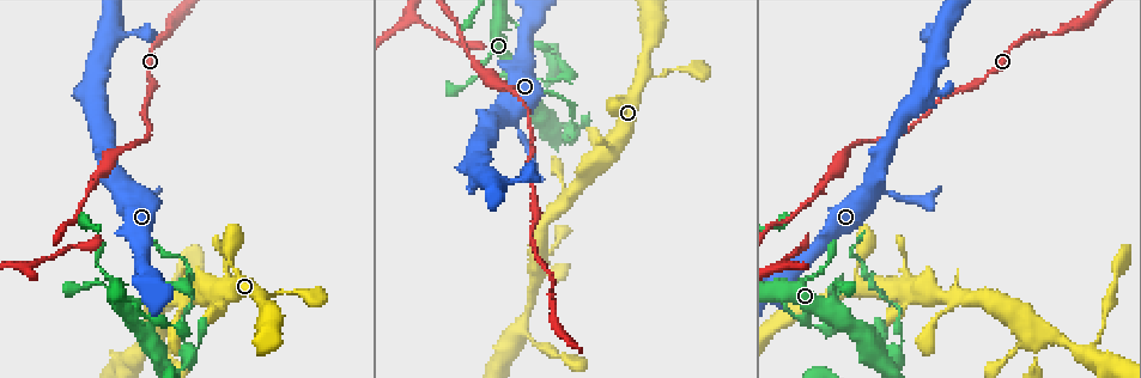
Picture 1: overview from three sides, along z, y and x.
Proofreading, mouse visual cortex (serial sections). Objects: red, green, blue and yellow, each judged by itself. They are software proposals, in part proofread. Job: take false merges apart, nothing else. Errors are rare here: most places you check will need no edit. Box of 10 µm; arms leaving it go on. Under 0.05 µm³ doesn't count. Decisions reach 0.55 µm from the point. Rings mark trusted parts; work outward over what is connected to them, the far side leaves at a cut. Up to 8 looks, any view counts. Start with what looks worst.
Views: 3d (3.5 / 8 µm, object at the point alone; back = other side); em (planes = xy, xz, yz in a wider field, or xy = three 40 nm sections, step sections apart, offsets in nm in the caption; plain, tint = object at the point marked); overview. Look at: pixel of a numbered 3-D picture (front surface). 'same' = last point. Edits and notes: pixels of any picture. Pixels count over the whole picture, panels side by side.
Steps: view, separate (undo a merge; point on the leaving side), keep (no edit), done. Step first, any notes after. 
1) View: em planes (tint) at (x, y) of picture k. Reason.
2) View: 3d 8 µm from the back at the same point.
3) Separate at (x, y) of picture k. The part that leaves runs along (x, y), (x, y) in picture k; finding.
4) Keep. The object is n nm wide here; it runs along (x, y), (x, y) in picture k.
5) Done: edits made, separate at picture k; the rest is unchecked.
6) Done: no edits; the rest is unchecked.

View: 3d 3.5 µm at (185, 343) of picture 1. Thick turns thin.

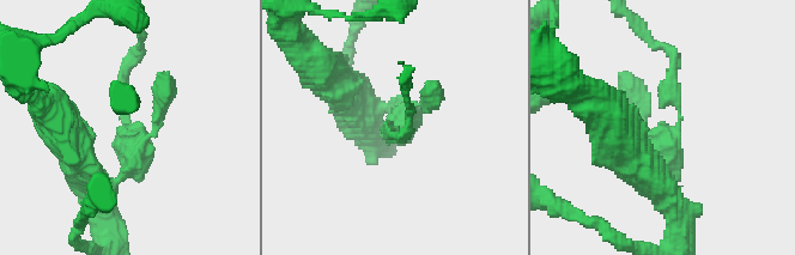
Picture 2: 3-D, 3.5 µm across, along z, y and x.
View: em xy step 1 (tint) at (128, 117) of picture 2.

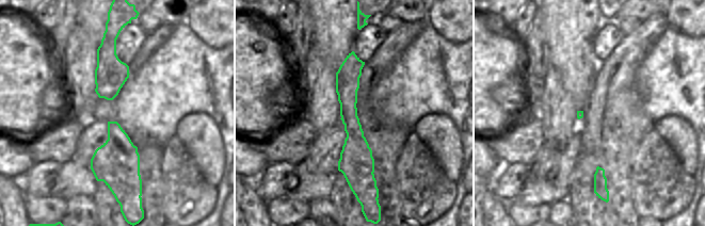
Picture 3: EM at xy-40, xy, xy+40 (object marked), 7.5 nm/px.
View: em xy step 2 (tint) at the same point.

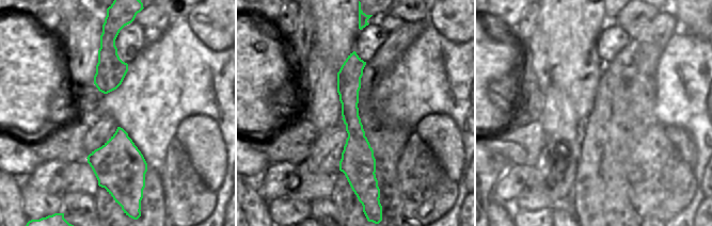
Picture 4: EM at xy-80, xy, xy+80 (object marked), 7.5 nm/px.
Separate at (665, 84) of picture 2. The part that leaves runs along (661, 150), (679, 120), (667, 47) in picture 2; a second cell is stuck on.

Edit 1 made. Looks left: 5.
View: overview. See it whole again.

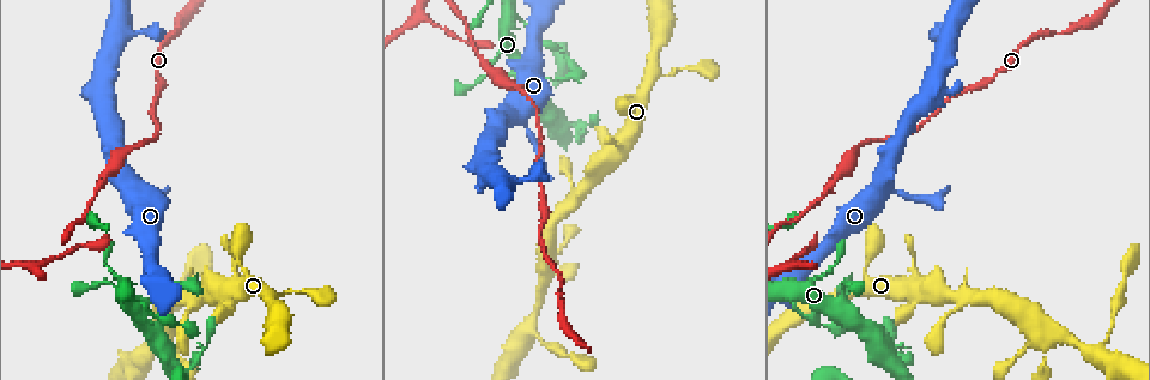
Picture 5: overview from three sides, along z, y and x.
View: 3d 8 µm at (547, 77) of picture 5. Abrupt turn.

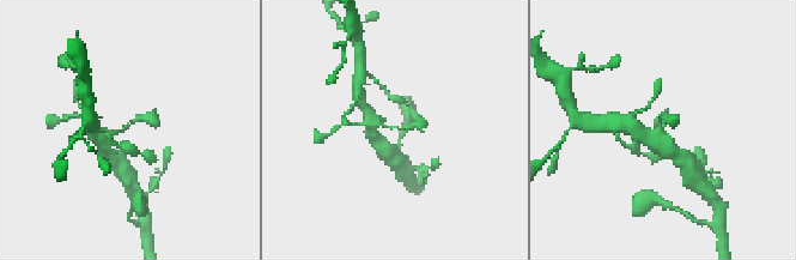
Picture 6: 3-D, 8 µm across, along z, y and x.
View: em xy step 5 (tint) at the same point.

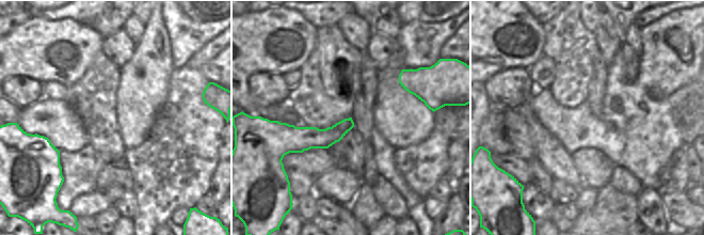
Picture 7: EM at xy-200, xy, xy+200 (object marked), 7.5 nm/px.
Keep. One cell here.

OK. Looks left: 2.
View: 3d 3.5 µm from the back at (1041, 331) of picture 5. Four or more arms meet.

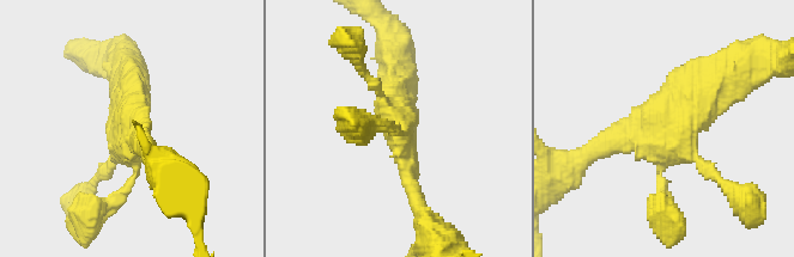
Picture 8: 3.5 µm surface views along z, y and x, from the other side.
View: em xy step 1 (tint) at (403, 125) of picture 8. 4 arms meet here; the arms are 150, 150, 250, 500 nm wide; now the EM.

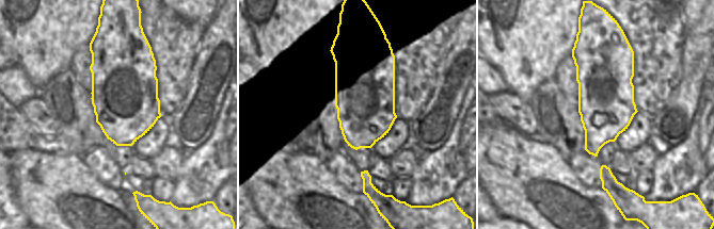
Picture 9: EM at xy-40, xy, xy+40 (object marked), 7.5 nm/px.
Keep. It runs along (727, 74), (666, 126), (595, 147) in picture 8; one cell here.

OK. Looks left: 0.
Done: edits made, separate at picture 2; the rest is unchecked.

